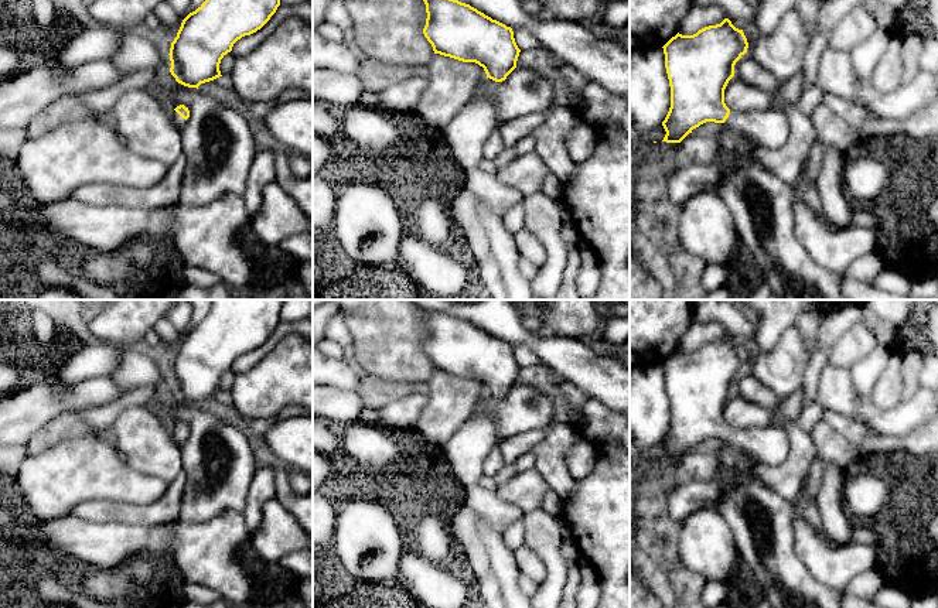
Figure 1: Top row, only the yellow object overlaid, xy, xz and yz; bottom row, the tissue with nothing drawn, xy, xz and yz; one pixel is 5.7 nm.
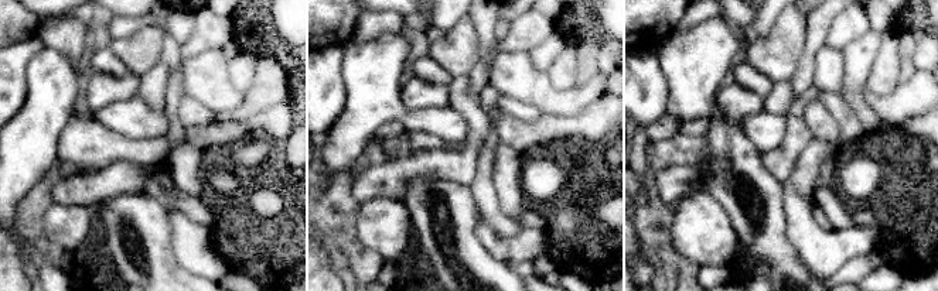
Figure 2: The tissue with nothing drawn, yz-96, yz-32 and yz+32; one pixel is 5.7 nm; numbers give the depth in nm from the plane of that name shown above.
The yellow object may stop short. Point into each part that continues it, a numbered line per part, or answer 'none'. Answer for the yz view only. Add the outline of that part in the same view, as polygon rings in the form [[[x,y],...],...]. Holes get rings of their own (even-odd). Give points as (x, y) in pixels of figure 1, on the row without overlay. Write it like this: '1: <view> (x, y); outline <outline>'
1: yz (770, 446); outline [[[772,424],[754,430],[730,428],[724,441],[750,452],[760,464],[767,467],[782,464],[791,451],[788,433]]]

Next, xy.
1: xy (177, 436); outline [[[170,427],[170,431],[171,431],[173,438],[180,447],[187,441],[187,437],[183,435],[175,427]]]

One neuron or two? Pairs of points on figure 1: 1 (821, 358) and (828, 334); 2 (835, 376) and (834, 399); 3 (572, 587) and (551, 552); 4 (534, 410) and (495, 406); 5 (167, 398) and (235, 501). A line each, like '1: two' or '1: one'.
1: one
2: one
3: two
4: one
5: one

